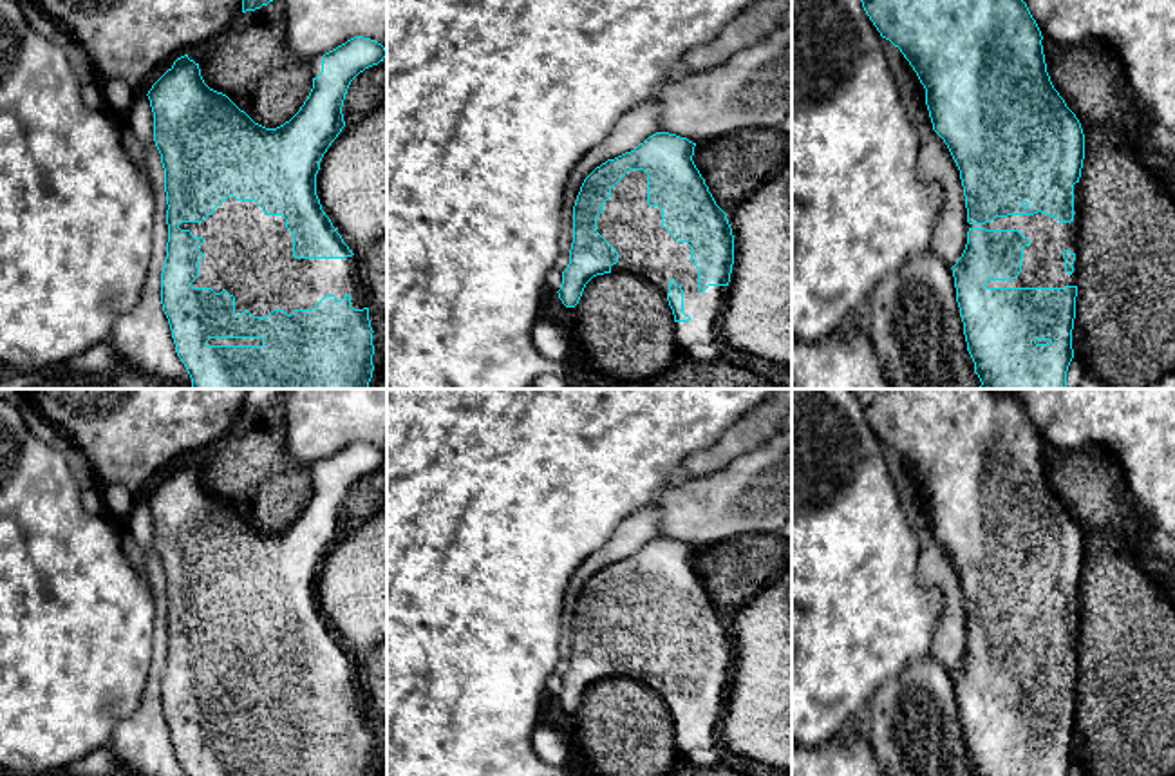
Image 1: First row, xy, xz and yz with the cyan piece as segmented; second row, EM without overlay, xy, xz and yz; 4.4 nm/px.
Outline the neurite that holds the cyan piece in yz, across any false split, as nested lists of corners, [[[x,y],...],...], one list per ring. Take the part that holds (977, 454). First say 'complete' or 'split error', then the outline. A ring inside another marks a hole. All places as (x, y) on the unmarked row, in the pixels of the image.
split error; [[[851,389],[862,412],[882,443],[900,454],[926,494],[926,510],[933,535],[947,550],[958,575],[967,613],[967,649],[962,662],[951,673],[956,693],[956,707],[964,727],[967,756],[974,776],[1068,776],[1074,763],[1072,734],[1076,724],[1077,677],[1079,677],[1079,582],[1085,564],[1085,539],[1076,519],[1054,494],[1047,478],[1041,436],[1023,403],[1012,394],[998,394],[992,389]]]

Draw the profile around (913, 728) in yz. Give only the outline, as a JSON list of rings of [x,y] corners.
[[[933,655],[877,689],[864,731],[882,776],[974,776],[953,675]]]

